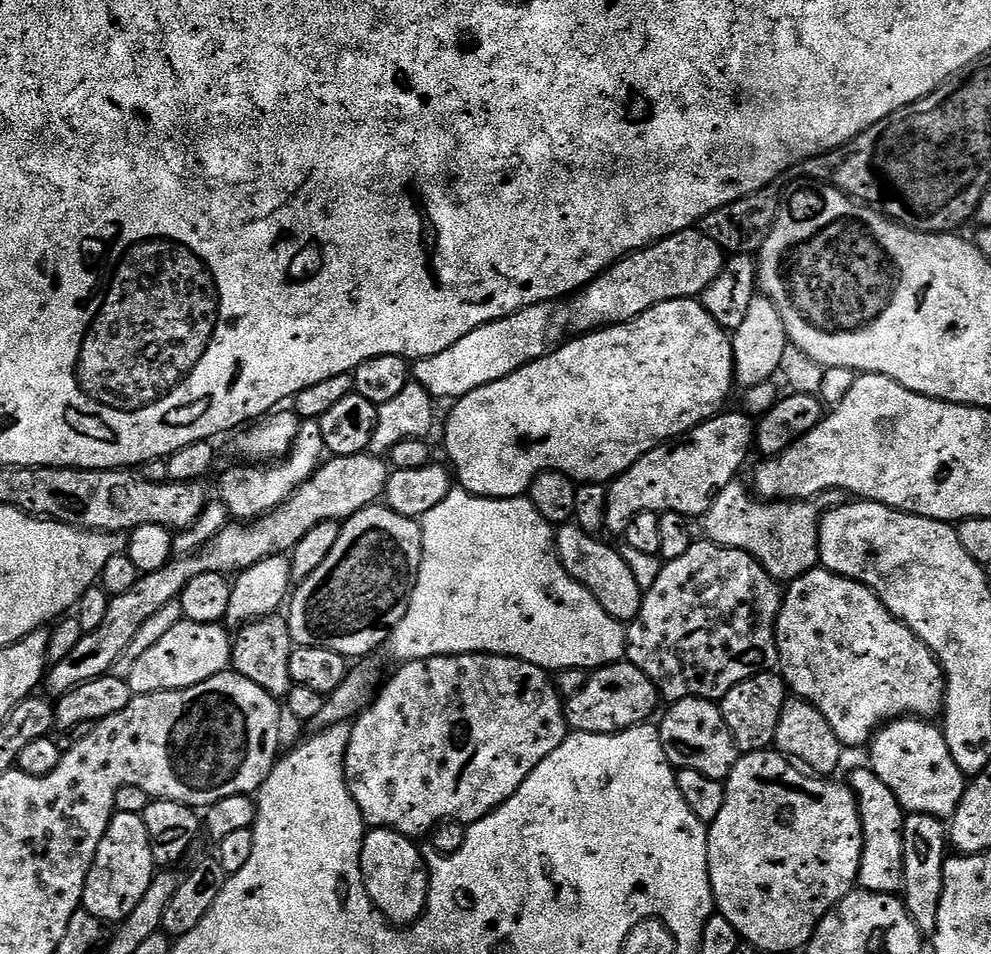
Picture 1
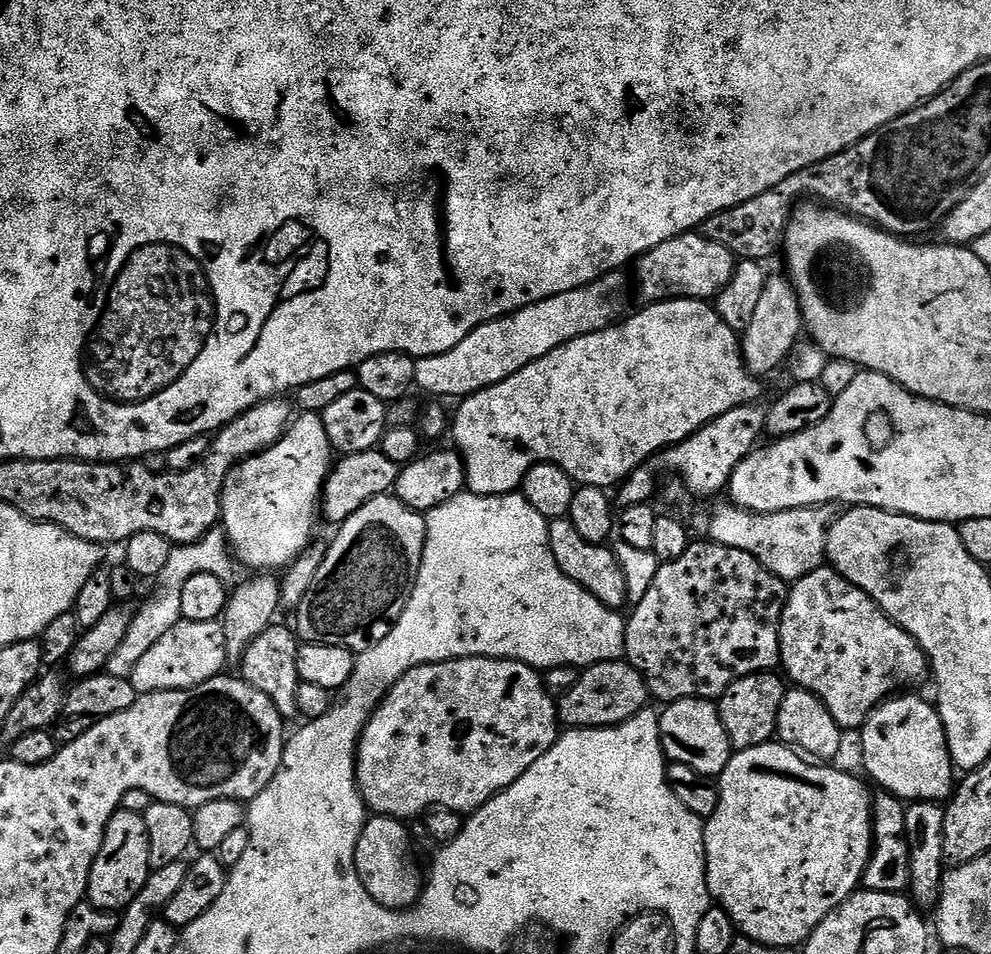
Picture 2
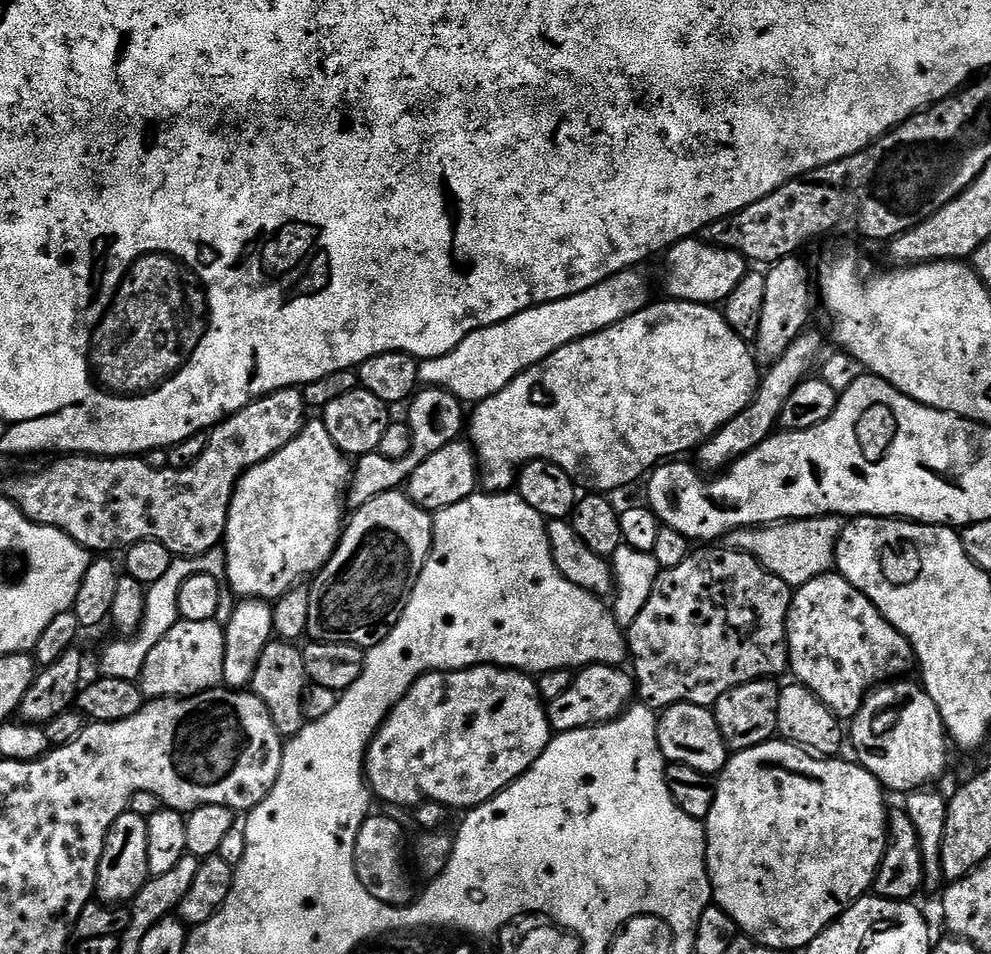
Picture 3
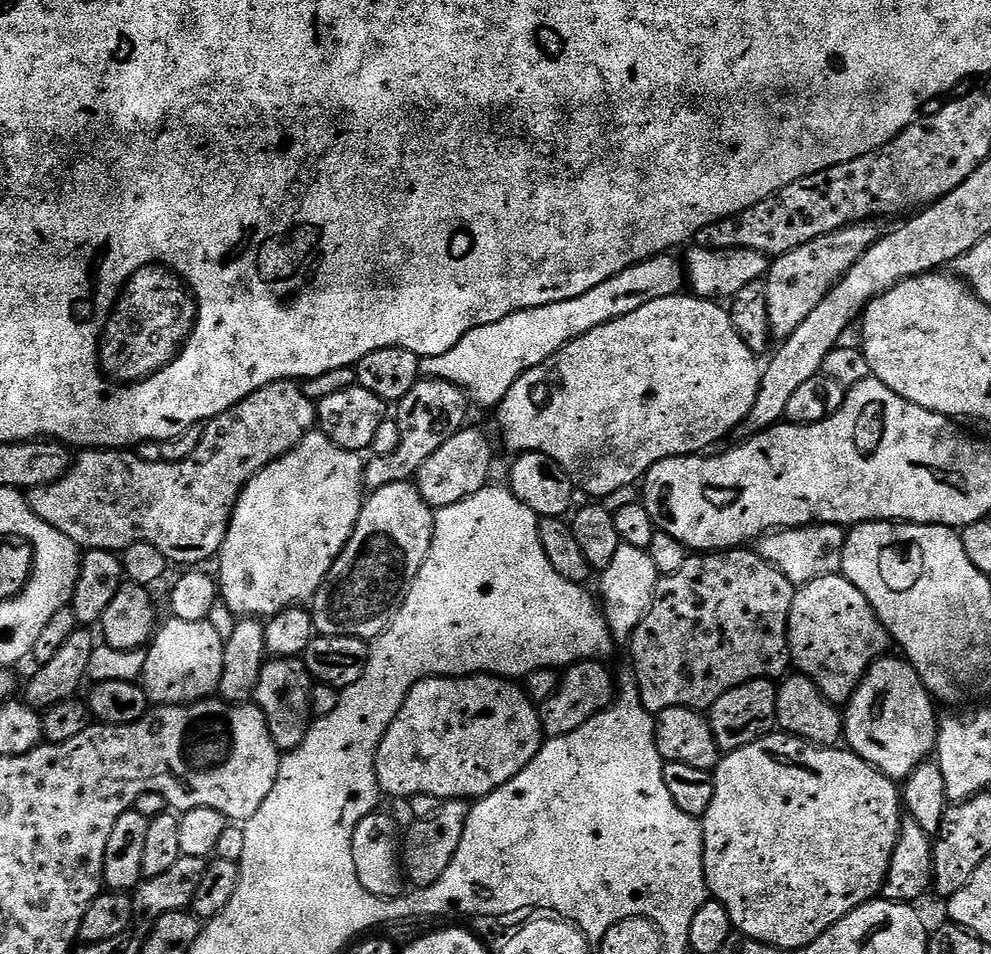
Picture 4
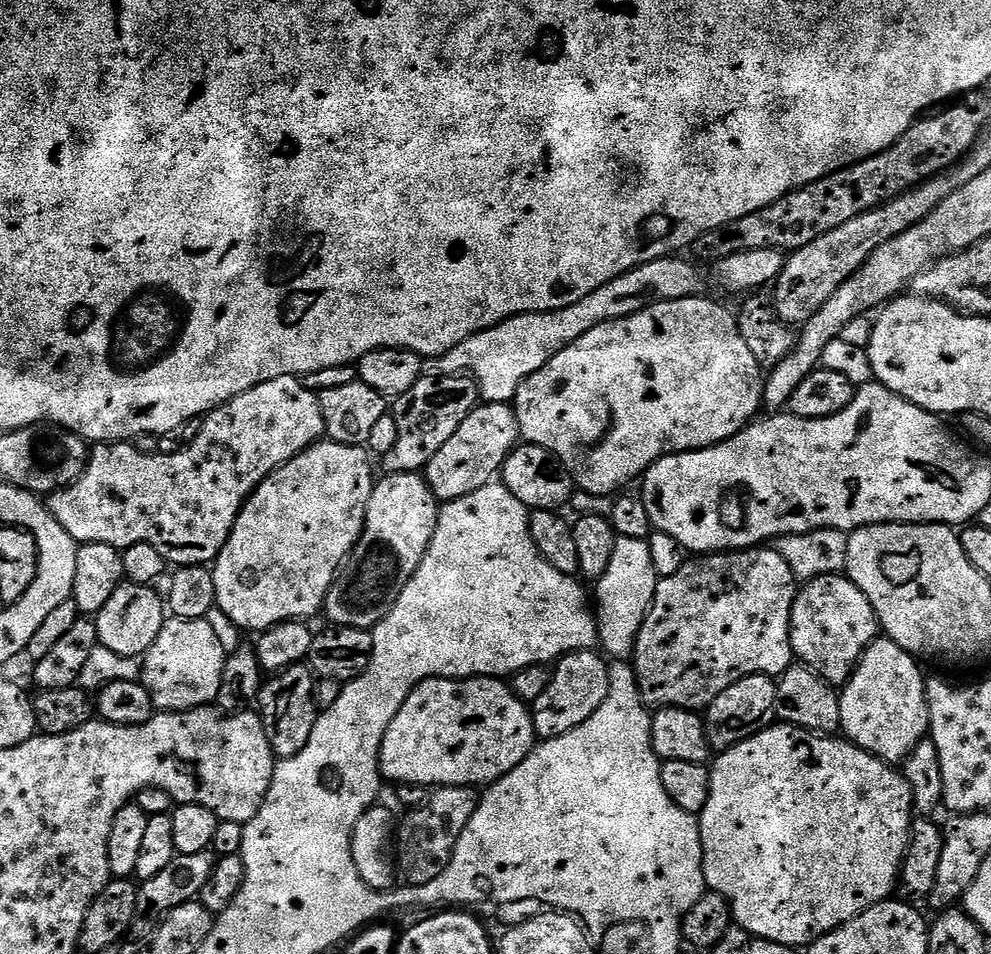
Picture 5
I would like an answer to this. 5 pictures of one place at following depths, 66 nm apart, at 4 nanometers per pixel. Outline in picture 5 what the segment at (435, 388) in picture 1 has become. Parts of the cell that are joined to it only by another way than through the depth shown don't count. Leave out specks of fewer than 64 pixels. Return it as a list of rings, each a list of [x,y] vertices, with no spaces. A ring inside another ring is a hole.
[[[673,254],[640,264],[606,282],[606,286],[598,286],[598,290],[586,294],[582,302],[574,302],[574,306],[553,312],[527,312],[521,316],[511,316],[493,328],[466,338],[466,342],[454,346],[454,350],[446,355],[425,359],[424,371],[438,376],[467,374],[476,381],[483,403],[512,404],[516,391],[526,377],[542,370],[542,366],[546,366],[554,354],[582,338],[582,334],[594,330],[594,326],[640,312],[651,304],[701,295],[705,291],[703,274],[695,268],[697,265],[691,259],[680,258]]]

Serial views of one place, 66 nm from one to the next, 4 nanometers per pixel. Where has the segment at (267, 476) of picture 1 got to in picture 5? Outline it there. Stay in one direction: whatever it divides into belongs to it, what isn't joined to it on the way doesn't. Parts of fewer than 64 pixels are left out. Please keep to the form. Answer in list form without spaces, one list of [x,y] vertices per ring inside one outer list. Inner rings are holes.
[[[321,442],[286,462],[256,488],[238,514],[226,546],[210,568],[216,608],[224,611],[230,623],[263,634],[289,622],[311,621],[311,616],[319,617],[323,613],[328,591],[341,575],[340,567],[349,563],[364,533],[366,510],[377,482],[377,477],[372,476],[371,459],[367,447]]]

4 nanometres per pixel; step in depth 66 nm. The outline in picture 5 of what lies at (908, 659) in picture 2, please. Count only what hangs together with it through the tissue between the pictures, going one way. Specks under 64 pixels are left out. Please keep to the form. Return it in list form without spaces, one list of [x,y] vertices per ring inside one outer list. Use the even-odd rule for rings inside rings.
[[[847,575],[820,576],[797,591],[792,607],[792,655],[827,684],[843,686],[852,677],[860,657],[878,639],[874,606]]]

